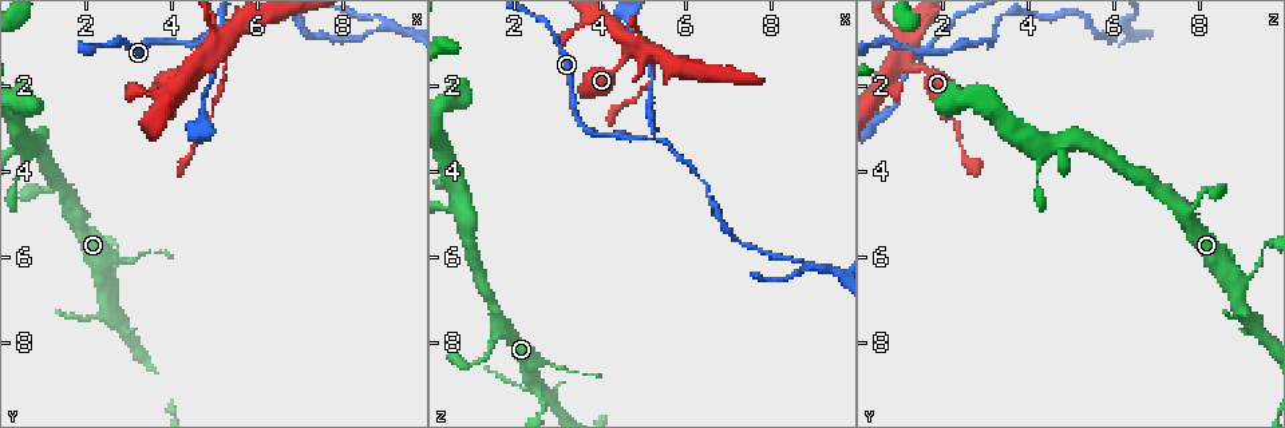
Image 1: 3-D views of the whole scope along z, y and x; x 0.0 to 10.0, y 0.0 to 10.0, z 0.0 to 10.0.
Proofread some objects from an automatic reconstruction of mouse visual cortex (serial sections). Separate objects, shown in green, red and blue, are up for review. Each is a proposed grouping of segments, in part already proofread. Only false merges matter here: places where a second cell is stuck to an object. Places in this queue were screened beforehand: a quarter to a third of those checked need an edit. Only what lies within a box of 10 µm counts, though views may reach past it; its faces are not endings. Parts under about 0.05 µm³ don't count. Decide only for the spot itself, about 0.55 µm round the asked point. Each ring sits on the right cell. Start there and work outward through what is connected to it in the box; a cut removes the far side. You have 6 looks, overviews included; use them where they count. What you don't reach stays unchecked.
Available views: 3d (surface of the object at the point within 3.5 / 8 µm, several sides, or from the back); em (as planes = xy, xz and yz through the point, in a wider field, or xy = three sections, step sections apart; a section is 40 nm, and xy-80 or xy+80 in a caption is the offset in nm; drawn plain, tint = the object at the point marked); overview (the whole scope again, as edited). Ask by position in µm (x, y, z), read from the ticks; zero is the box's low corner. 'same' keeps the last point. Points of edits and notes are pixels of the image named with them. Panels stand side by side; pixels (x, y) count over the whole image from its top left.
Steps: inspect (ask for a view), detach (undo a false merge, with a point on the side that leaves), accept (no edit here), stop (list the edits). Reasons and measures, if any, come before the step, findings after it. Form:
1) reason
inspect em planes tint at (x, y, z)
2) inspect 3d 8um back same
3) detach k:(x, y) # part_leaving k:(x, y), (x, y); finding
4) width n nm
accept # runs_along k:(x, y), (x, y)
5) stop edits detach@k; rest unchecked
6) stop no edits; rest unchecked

calibre changes
inspect 3d 3.5um at (1.55, 4.75, 8.00)

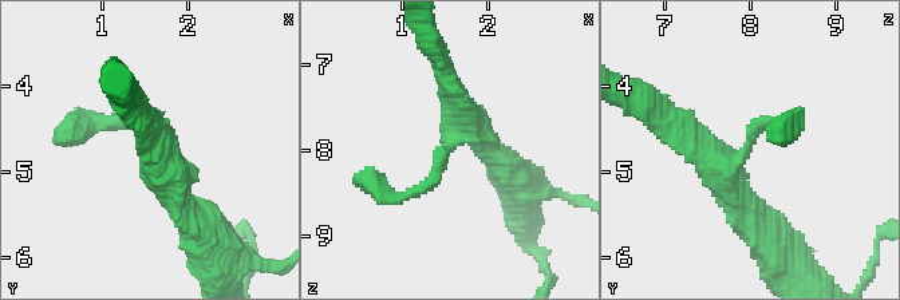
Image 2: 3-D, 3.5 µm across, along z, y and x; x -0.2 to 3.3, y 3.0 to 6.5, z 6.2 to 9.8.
inspect em xy step 1 plain at (1.55, 4.70, 8.00)

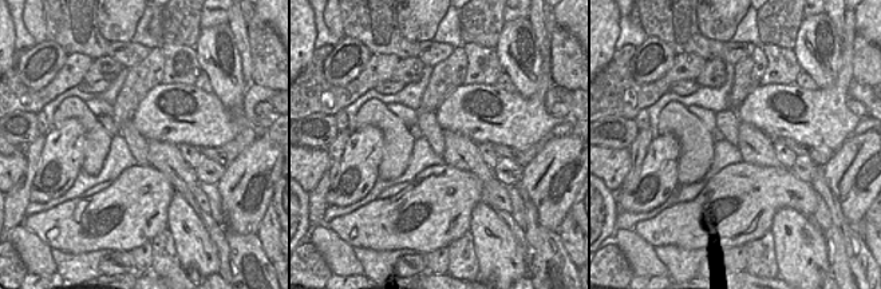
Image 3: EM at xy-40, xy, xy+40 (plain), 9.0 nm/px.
inspect em xy step 1 tint same

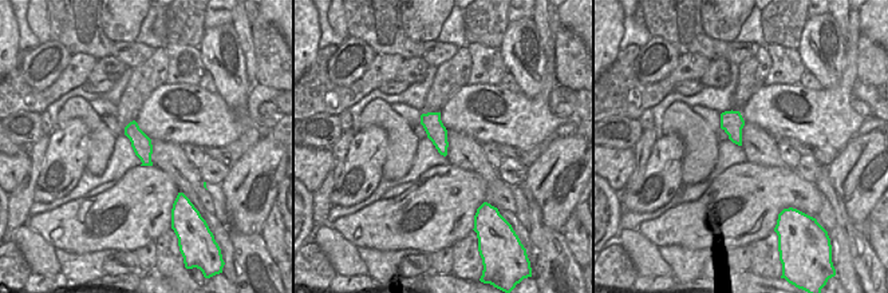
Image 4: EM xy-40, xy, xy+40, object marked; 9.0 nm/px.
accept # continuous, no second cell

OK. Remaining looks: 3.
inspect 3d 8um at (8.95, 0.70, 6.20)

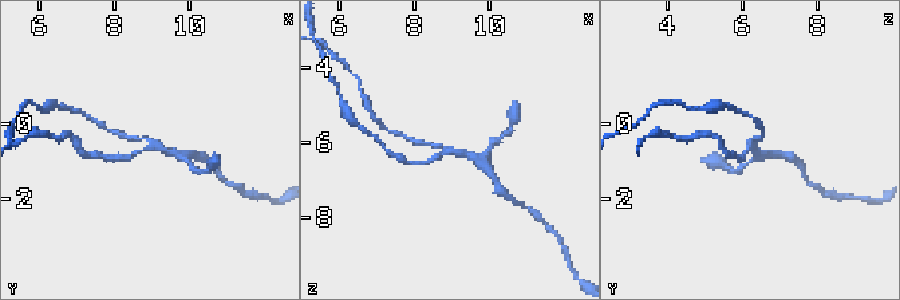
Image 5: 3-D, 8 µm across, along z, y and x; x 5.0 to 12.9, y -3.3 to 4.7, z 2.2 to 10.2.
closer look
inspect 3d 3.5um same

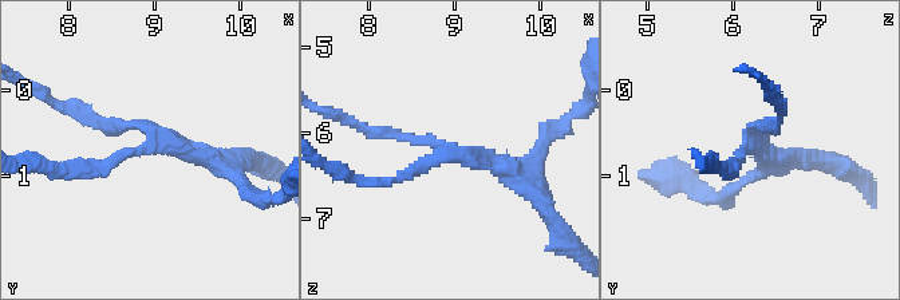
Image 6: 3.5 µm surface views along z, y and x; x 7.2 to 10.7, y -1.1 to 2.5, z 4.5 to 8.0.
arms 3; arm_widths 150, 150, 200 nm
inspect em xy step 1 tint at (8.90, 0.65, 6.15)

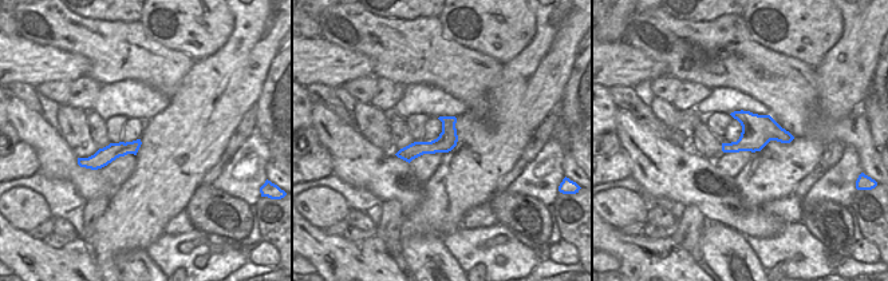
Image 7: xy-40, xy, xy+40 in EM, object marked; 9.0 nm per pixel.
detach 6:(409, 173) # part_leaving 6:(450, 147), (389, 182), (339, 172); a second cell is stuck on

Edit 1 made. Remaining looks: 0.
stop edits detach@6; rest unchecked

